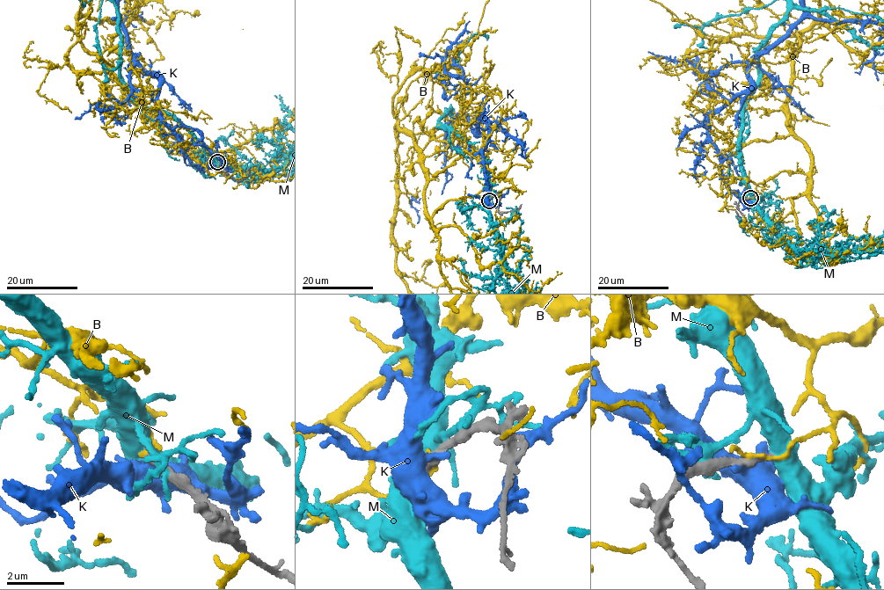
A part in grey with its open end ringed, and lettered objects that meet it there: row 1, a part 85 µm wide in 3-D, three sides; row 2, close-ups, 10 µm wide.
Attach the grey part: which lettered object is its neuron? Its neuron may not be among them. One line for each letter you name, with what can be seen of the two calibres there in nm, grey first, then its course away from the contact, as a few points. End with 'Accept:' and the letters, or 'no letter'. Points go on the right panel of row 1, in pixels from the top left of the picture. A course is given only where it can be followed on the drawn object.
Accept: no letter

